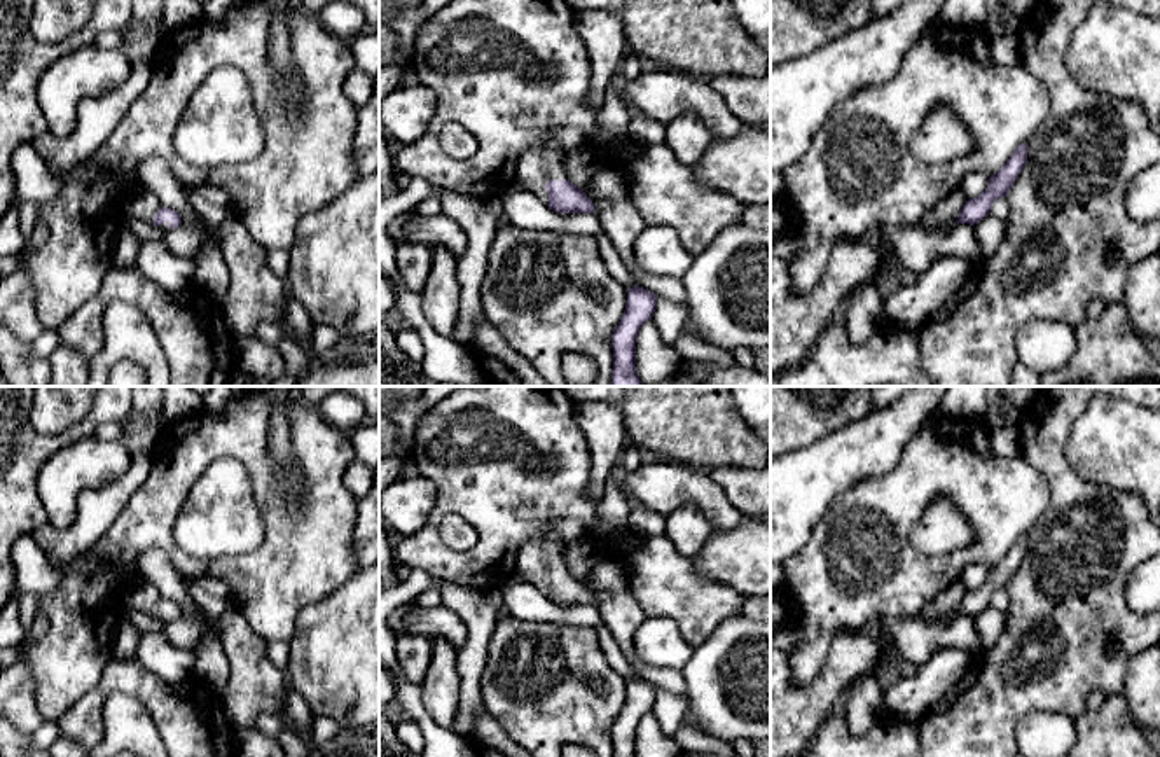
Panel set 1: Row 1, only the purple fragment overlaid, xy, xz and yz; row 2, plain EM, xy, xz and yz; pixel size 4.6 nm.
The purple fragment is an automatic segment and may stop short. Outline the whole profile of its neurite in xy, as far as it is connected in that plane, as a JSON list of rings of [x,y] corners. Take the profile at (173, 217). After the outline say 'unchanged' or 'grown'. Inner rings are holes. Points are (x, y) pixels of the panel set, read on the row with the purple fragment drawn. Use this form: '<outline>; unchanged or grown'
[[[148,191],[131,192],[124,201],[124,215],[159,226],[166,233],[182,224],[182,215]]]; grown

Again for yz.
[[[1027,142],[1020,143],[1015,152],[1010,156],[1006,164],[989,178],[987,189],[968,199],[963,210],[957,215],[957,224],[975,226],[991,213],[991,206],[998,198],[1005,198],[1010,192],[1010,187],[1018,178],[1022,168],[1027,163]]]; unchanged

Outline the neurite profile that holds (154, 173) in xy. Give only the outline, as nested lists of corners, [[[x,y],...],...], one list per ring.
[[[150,157],[138,164],[138,180],[143,191],[152,192],[161,203],[182,215],[182,224],[196,226],[201,222],[190,206],[183,187],[175,180],[171,168],[161,157]]]

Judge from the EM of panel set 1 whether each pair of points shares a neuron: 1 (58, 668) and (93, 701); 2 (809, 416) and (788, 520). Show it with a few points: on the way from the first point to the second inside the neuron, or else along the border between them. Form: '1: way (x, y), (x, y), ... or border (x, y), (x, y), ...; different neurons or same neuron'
1: border (109, 661), (102, 677), (55, 721); different neurons
2: border (841, 427), (788, 453); different neurons

